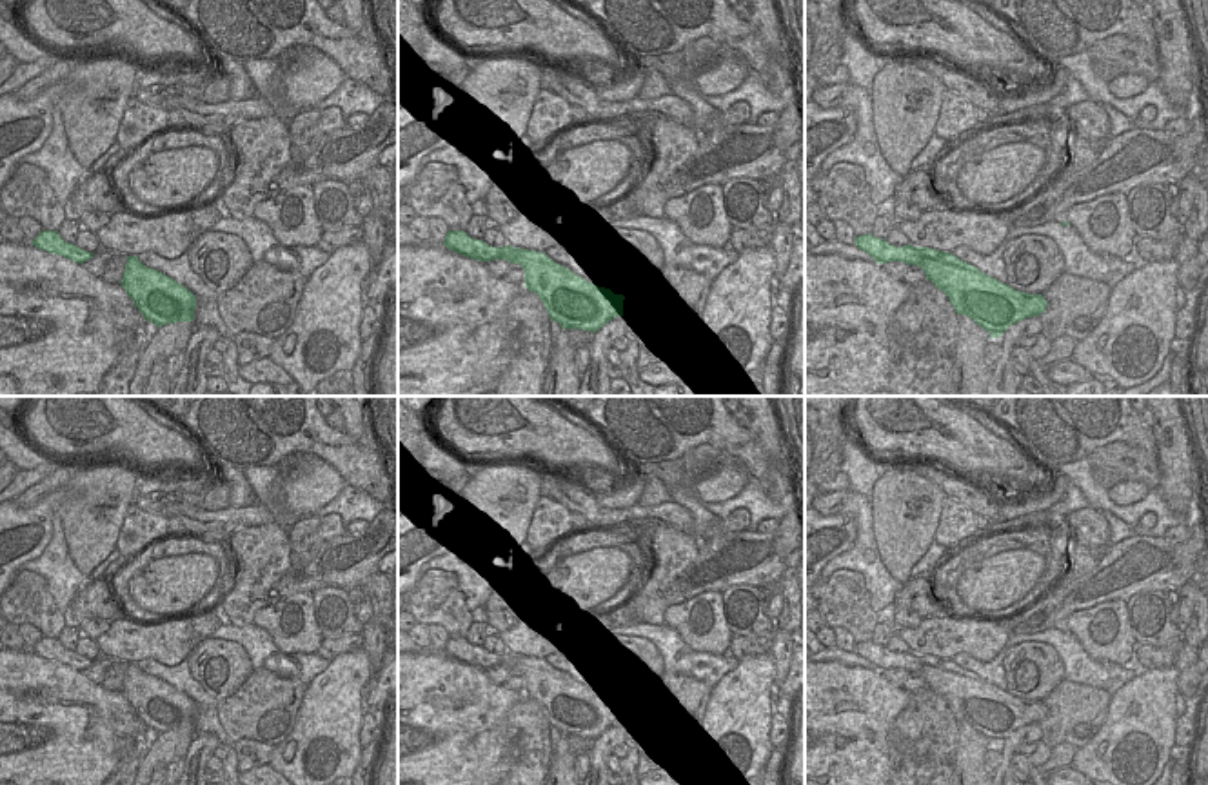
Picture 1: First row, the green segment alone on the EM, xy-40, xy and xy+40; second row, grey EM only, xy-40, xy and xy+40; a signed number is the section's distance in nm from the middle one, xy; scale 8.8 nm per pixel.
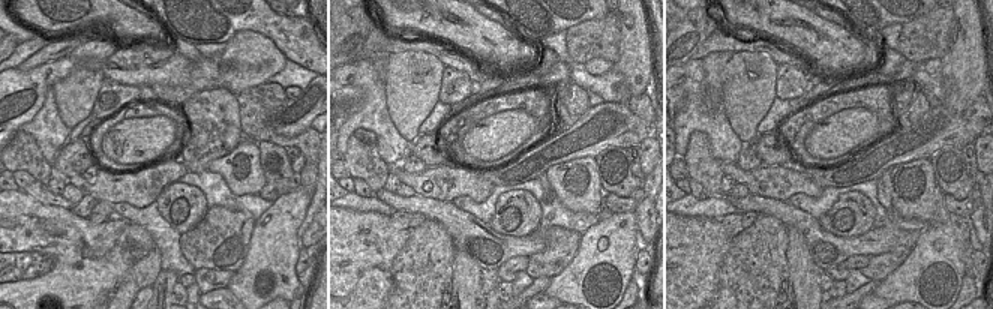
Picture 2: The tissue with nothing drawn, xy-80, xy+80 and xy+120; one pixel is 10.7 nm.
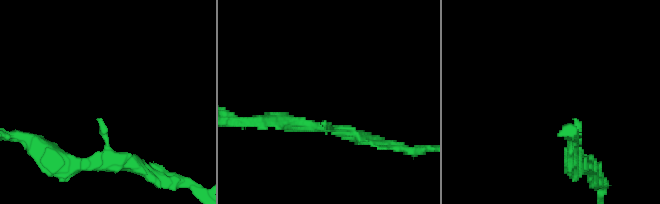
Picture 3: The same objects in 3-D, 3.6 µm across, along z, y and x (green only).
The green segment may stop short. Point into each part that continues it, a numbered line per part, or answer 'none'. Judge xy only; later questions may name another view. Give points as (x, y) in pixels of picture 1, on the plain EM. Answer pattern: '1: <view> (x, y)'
none

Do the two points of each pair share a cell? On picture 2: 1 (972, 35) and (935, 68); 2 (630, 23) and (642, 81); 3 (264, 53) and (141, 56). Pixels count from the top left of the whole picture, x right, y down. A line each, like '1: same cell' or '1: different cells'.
1: different cells
2: same cell
3: same cell

